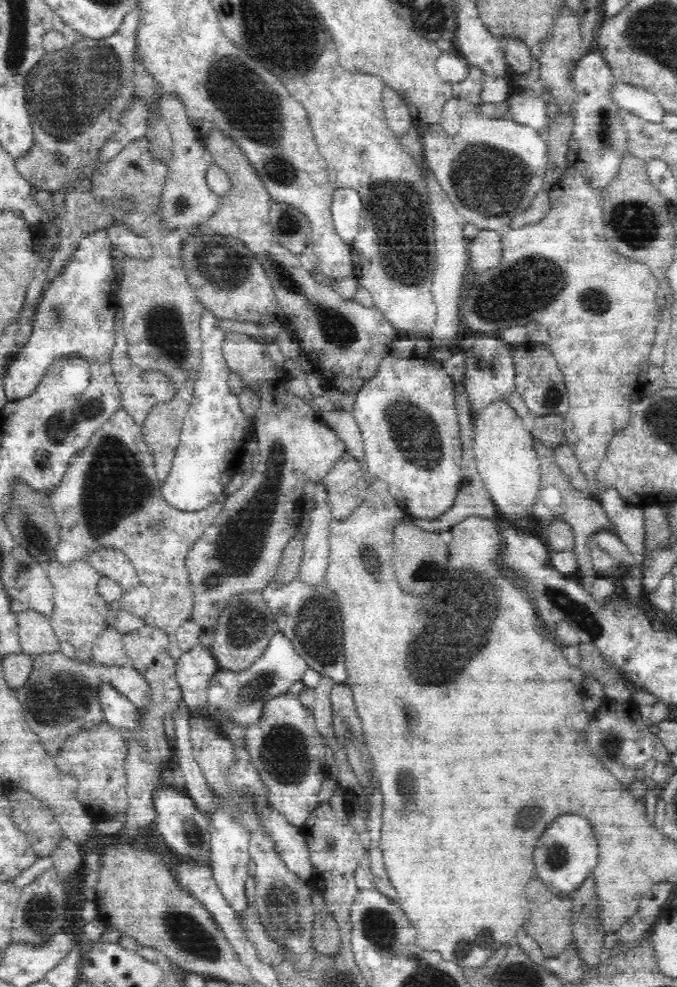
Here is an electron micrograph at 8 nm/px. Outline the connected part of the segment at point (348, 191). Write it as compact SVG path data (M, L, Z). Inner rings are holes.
M340 187L333 191L330 212L337 236L350 243L358 232L360 222L360 196L352 188Z

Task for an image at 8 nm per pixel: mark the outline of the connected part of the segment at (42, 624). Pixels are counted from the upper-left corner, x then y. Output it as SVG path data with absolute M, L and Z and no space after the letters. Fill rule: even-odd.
M25 607L17 614L19 639L26 654L36 655L61 650L61 638L52 627L52 618L45 612Z

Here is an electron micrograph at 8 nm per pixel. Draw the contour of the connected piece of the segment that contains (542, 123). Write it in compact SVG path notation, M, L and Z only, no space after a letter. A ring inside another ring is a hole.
M532 91L524 95L513 93L511 96L513 119L522 124L528 124L546 135L552 122L552 114L548 112L545 98L536 96Z

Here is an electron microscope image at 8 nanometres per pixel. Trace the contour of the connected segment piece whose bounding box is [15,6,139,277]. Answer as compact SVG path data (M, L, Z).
M138 6L124 17L119 30L103 39L89 39L80 37L72 44L64 45L56 50L44 50L42 56L32 64L32 68L26 72L22 78L22 97L24 97L24 107L28 113L30 128L32 129L31 148L22 155L15 158L16 168L28 177L31 187L34 190L46 190L55 193L64 192L64 203L66 204L66 214L62 216L62 232L59 232L57 247L50 258L48 266L48 276L68 260L72 250L76 248L76 242L86 234L86 232L110 229L128 220L139 210L139 196L135 192L114 192L108 196L99 196L94 189L93 176L95 172L104 164L104 148L108 148L108 143L119 139L120 135L127 130L126 113L135 107L136 89L134 87L134 67L132 65L132 28L138 20Z

